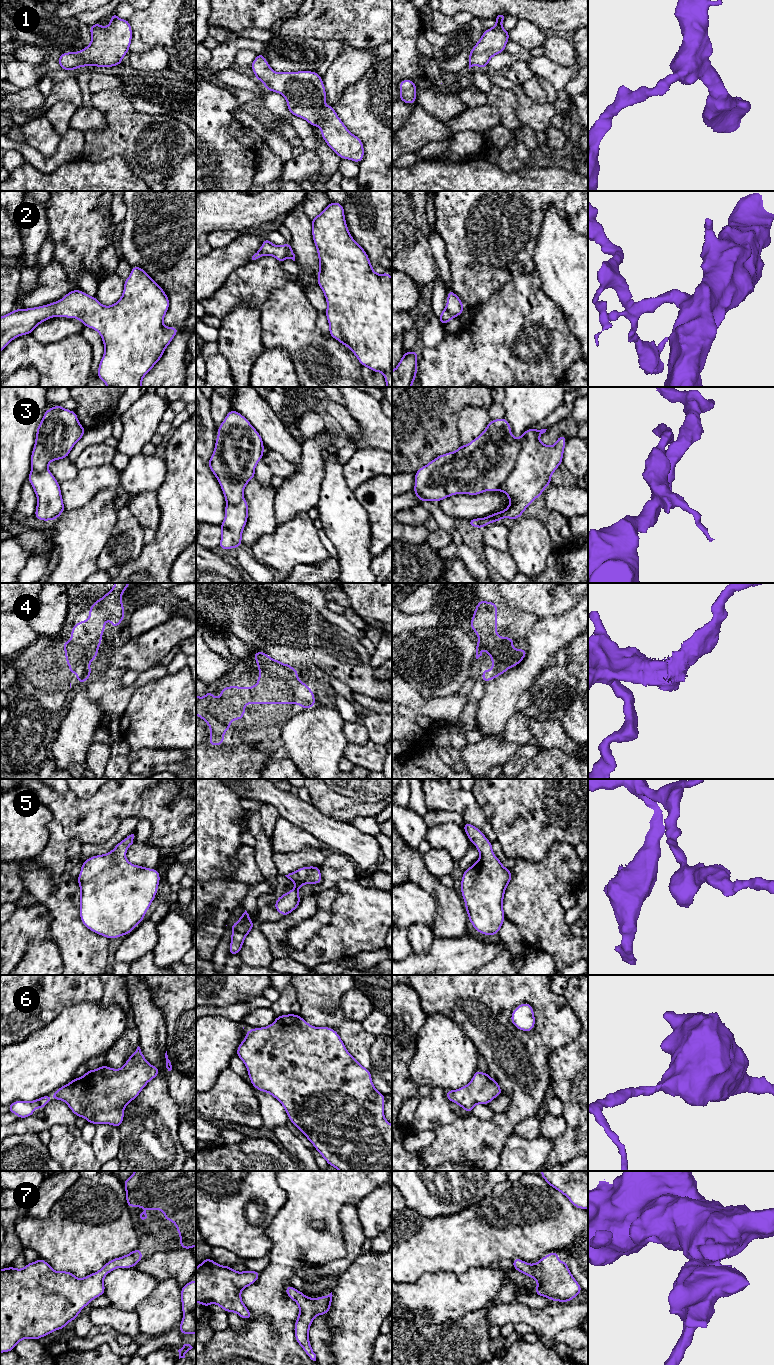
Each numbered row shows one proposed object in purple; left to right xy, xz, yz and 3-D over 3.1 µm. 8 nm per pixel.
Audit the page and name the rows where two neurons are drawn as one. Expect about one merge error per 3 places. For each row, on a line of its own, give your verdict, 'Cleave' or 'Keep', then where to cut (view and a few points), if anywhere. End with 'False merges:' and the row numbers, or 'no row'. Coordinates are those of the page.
1: Keep. No split
2: Keep. No split
3: Cleave. Split along yz (522, 434), (522, 446), (515, 466), (495, 489)
4: Keep. No split
5: Keep. No split
6: Keep. No split
7: Keep. No split
False merges: 3

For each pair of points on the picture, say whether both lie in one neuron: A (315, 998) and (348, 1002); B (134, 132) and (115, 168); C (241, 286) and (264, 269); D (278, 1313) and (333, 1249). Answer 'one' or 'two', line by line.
A: two
B: two
C: one
D: one

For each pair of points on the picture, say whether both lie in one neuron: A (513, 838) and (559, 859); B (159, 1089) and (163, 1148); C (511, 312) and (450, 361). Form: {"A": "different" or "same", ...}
{"A": "different", "B": "same", "C": "same"}

